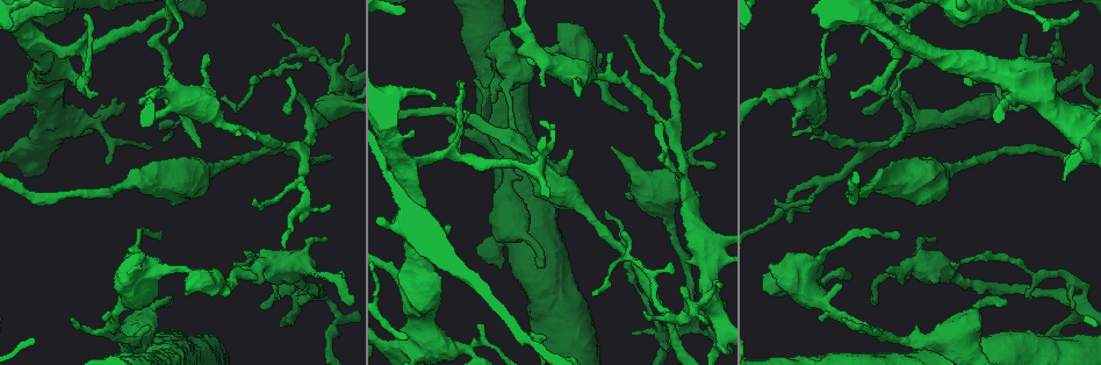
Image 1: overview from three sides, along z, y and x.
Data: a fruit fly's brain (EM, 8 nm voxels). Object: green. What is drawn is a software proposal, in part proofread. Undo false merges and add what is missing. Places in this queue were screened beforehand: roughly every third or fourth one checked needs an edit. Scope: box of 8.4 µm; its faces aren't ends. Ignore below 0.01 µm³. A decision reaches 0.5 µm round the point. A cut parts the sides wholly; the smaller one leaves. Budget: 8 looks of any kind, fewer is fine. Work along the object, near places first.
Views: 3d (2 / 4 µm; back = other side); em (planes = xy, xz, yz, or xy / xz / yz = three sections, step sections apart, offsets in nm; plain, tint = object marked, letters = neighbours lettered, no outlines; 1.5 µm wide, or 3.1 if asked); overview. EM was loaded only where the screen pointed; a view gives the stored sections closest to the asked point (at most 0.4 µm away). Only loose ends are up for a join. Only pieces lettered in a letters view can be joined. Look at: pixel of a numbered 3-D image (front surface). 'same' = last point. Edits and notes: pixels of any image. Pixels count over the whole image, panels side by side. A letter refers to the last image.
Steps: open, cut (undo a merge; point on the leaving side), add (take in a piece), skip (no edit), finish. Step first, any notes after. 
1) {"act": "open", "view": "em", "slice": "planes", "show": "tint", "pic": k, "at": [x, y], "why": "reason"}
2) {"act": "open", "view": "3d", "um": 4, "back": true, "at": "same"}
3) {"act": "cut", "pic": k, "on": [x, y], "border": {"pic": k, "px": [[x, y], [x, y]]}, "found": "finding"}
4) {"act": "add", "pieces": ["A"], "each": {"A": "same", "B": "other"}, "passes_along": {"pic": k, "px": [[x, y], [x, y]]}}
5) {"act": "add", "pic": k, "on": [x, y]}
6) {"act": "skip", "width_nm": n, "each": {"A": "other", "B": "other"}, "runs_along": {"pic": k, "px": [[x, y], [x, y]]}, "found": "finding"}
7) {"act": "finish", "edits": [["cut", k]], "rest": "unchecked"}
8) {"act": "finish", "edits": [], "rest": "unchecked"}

{"act": "open", "view": "em", "slice": "planes", "show": "plain", "pic": 1, "at": [707, 323], "why": "free end"}

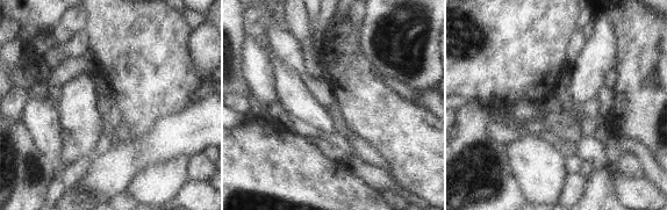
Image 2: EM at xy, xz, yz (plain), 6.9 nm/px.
{"act": "open", "view": "em", "slice": "planes", "show": "letters", "at": "same", "why": "what lies round it"}

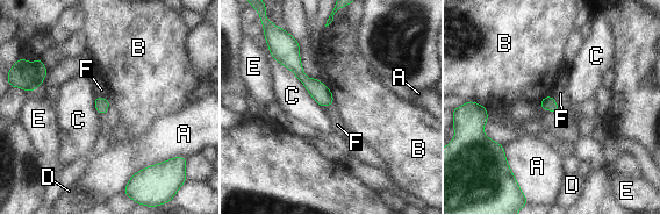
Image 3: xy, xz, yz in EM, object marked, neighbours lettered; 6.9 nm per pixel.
{"act": "skip", "each": {"A": "other", "B": "other", "C": "other", "D": "other", "E": "other", "F": "other"}, "found": "no lettered piece goes on from it"}

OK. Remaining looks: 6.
{"act": "open", "view": "em", "slice": "xz", "step": 8, "show": "letters", "pic": 1, "at": [1074, 308], "why": "branch stops here"}

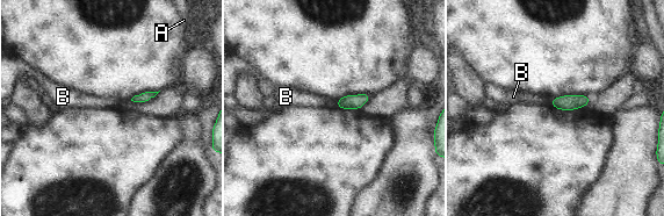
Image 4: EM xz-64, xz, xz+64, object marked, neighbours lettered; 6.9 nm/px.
{"act": "skip", "each": {"A": "other", "B": "other"}, "border": {"pic": 4, "px": [[336, 100], [337, 106]]}, "found": "no lettered piece goes on from it"}

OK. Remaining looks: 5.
{"act": "open", "view": "3d", "um": 4, "back": true, "pic": 1, "at": [898, 233], "why": "tapers out"}

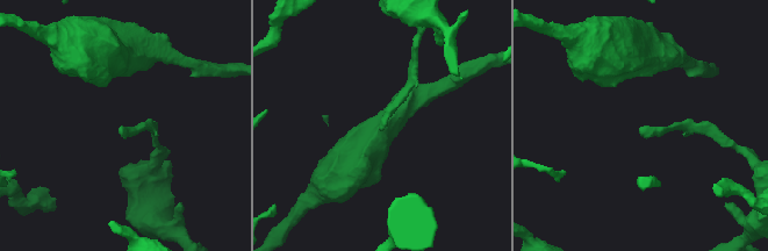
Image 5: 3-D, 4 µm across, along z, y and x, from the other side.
{"act": "open", "view": "em", "slice": "xy", "step": 4, "show": "tint", "pic": 5, "at": [642, 130]}

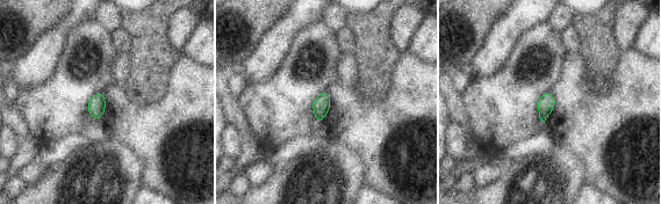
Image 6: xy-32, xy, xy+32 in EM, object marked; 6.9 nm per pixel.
{"act": "open", "view": "em", "slice": "planes", "show": "letters", "at": "same", "why": "cut it another way"}

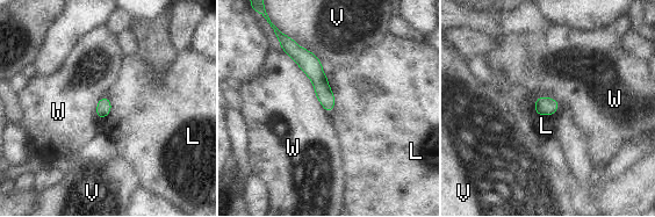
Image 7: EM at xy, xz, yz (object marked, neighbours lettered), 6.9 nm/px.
{"act": "skip", "each": {"L": "other", "V": "other", "W": "other"}, "border": {"pic": 7, "px": [[559, 102], [554, 114], [533, 110]]}, "found": "none of them fits"}

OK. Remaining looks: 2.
{"act": "finish", "edits": [], "rest": "unchecked"}

